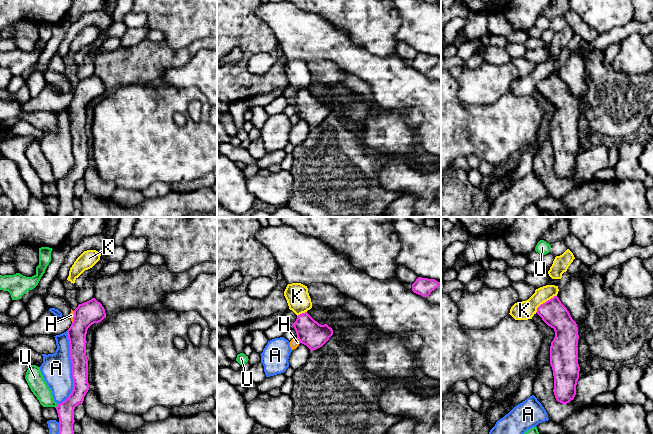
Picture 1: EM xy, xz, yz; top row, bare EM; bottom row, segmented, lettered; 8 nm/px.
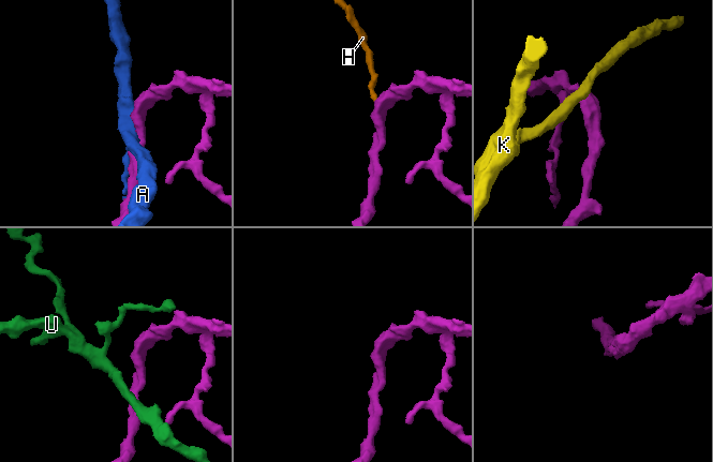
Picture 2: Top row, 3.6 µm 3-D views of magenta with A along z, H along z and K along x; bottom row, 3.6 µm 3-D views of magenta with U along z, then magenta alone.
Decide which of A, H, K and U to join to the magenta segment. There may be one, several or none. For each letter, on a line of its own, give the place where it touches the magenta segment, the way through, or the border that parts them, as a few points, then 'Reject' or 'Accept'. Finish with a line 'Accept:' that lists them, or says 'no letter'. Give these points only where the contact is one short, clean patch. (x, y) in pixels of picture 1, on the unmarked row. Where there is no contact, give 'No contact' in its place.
A: Touches magenta at xy (72, 145). Reject
H: Touches magenta at xz (298, 115). Boundary: xz (297, 113), (300, 118). Reject
K: Touches magenta at yz (545, 78). Boundary: yz (556, 71), (543, 78), (535, 88). Reject
U: Touches magenta at xy (57, 182). Reject
Accept: no letter

